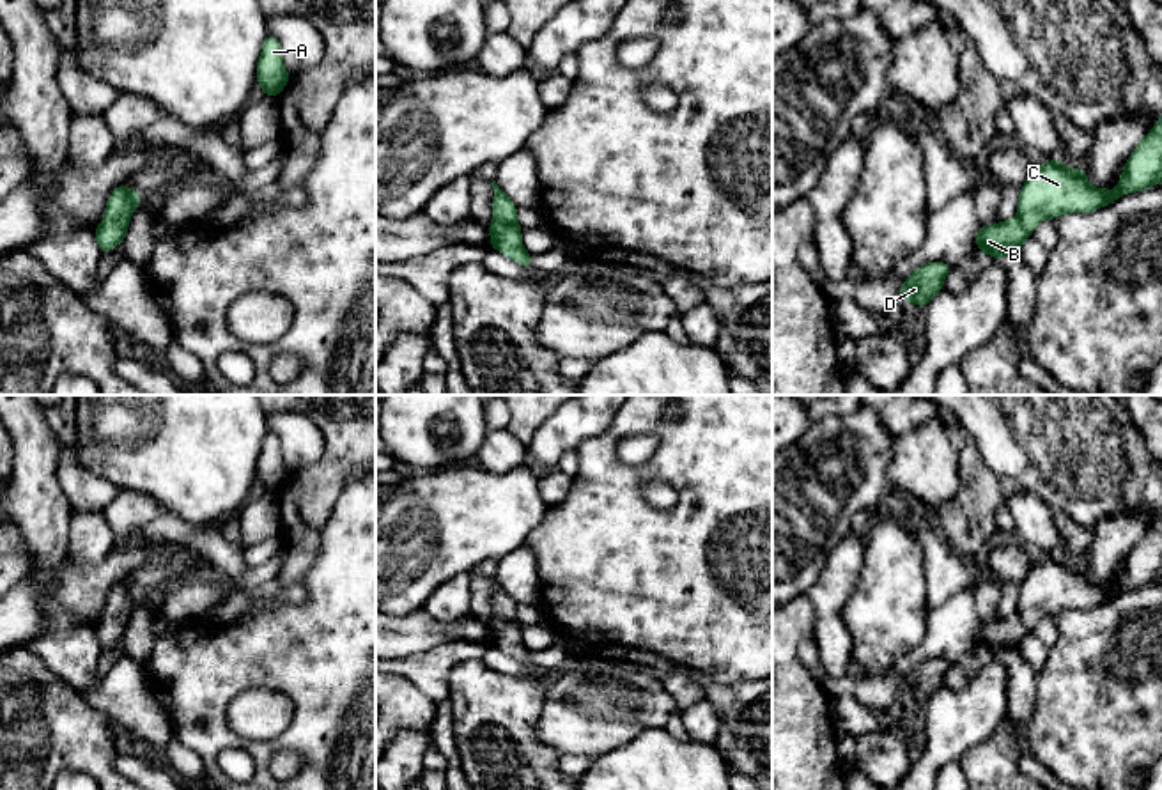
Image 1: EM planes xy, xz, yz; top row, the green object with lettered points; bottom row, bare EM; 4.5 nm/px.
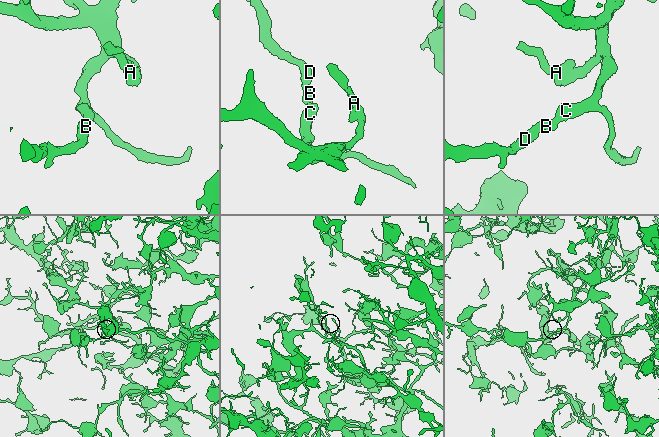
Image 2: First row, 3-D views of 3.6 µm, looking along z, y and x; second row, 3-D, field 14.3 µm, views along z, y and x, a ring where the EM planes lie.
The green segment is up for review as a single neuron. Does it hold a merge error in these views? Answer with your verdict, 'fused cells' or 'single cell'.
single cell

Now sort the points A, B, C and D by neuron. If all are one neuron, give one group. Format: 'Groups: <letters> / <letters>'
Groups: A B C D

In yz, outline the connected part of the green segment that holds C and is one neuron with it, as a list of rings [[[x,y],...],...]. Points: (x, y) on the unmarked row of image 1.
[[[1162,512],[1125,560],[1114,588],[1089,583],[1084,565],[1068,565],[1054,554],[1043,563],[1033,565],[1027,579],[1020,585],[1017,613],[992,623],[980,622],[978,648],[997,657],[1006,650],[1019,650],[1042,616],[1056,616],[1066,609],[1091,609],[1112,600],[1121,592],[1160,581],[1160,572]]]

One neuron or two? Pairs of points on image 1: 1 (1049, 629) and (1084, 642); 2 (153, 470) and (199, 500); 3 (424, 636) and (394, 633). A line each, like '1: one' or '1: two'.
1: two
2: one
3: one

